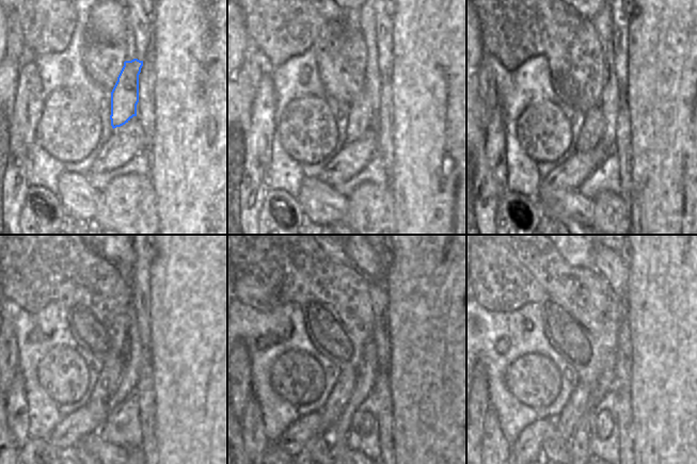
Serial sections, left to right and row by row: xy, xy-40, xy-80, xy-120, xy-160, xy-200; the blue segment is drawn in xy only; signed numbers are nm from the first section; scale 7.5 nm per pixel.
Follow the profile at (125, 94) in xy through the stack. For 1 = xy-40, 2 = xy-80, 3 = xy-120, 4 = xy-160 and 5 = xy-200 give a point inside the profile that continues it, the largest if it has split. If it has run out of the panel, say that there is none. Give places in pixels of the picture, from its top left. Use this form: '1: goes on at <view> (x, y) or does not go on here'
1: goes on at xy-40 (360, 115)
2: goes on at xy-80 (591, 131)
3: goes on at xy-120 (107, 383)
4: goes on at xy-160 (347, 379)
5: goes on at xy-200 (565, 422)

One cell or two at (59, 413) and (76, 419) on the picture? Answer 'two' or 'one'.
two

